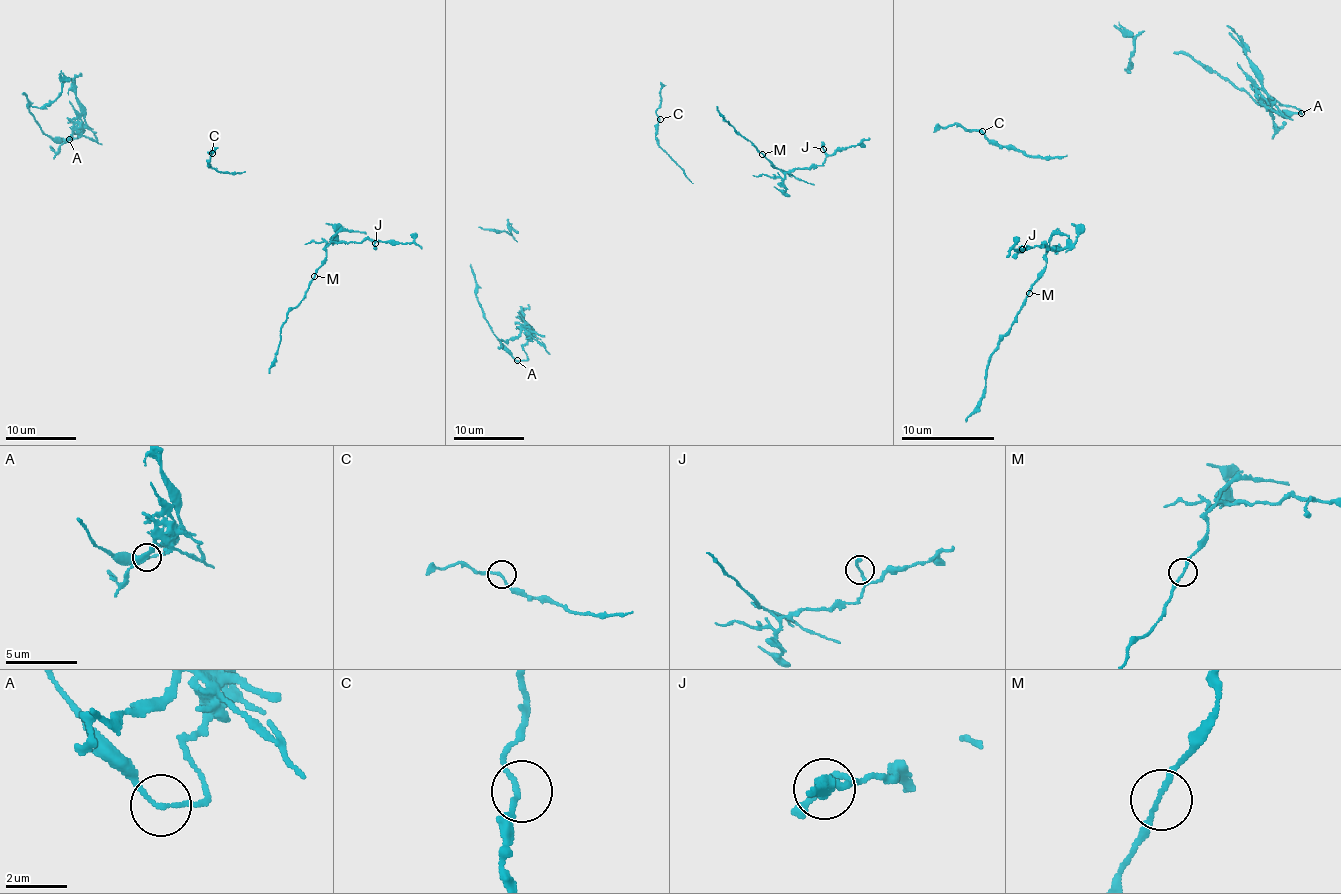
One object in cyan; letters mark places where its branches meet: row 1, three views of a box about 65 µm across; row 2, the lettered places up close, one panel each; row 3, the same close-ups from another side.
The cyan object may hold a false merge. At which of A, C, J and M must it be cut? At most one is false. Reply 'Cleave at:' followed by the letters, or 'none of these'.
Cleave at: A

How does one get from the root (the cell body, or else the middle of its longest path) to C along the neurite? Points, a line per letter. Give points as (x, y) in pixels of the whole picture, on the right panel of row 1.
C: (1013, 145), (994, 145), (982, 131)

